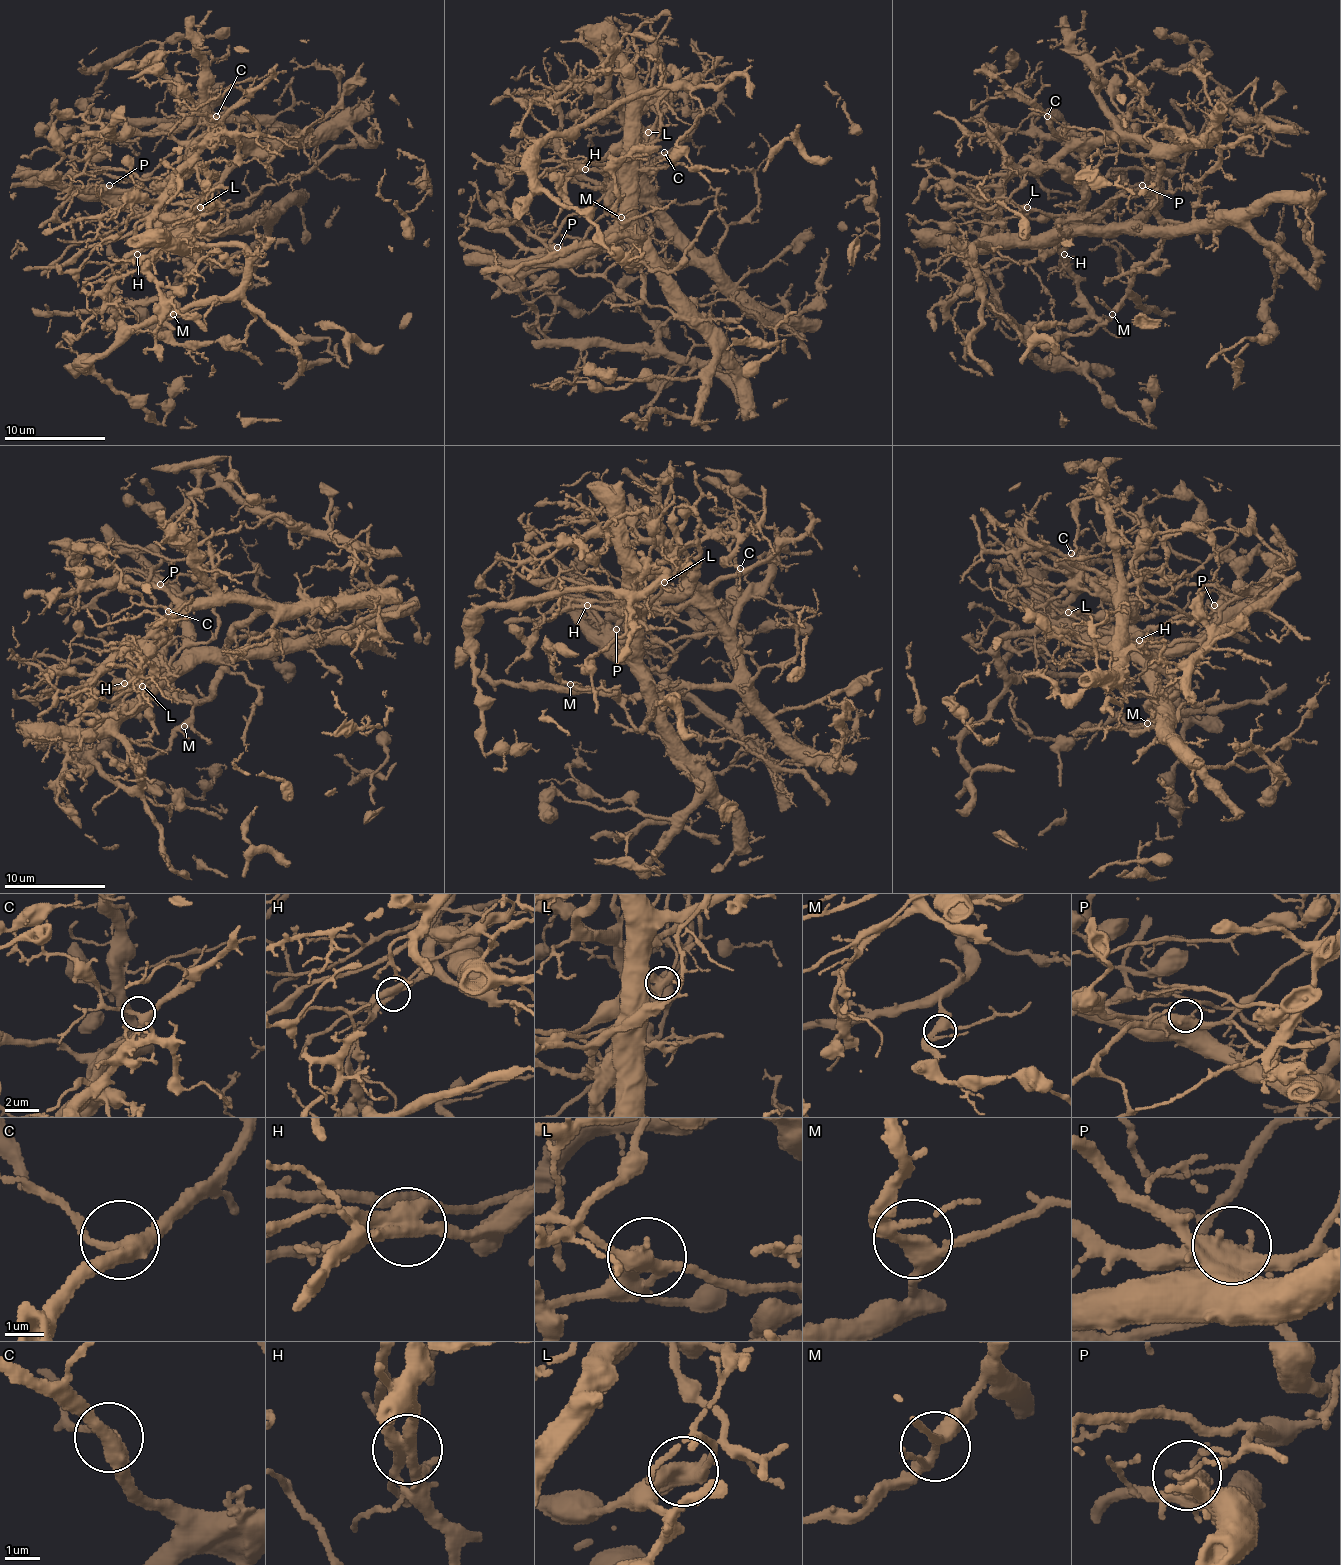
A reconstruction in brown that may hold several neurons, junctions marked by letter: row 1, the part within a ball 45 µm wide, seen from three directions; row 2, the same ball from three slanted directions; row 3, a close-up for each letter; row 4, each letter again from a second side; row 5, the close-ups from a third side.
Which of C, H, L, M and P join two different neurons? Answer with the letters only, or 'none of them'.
H, L, P

